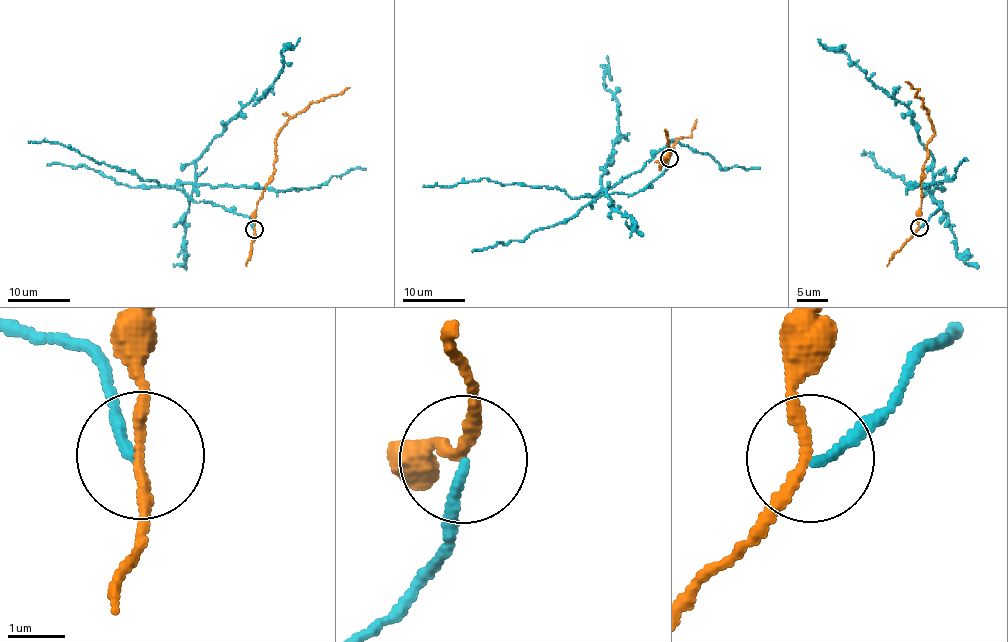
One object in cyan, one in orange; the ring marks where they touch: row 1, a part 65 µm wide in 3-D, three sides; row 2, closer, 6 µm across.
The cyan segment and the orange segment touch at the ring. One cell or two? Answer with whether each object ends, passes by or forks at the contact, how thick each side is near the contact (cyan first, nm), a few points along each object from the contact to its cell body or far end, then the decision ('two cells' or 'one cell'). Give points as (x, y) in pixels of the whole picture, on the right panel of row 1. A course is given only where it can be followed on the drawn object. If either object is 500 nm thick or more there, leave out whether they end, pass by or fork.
cyan ends there; orange passes by; 140 nm thick on the cyan side, 170 nm on the other; cyan runs (918, 226), (942, 202), (934, 201), (934, 161), (912, 114), (844, 52), (817, 39); orange runs (918, 226), (917, 211), (927, 141), (934, 130), (921, 99), (916, 94), (918, 90), (905, 82); two cells

